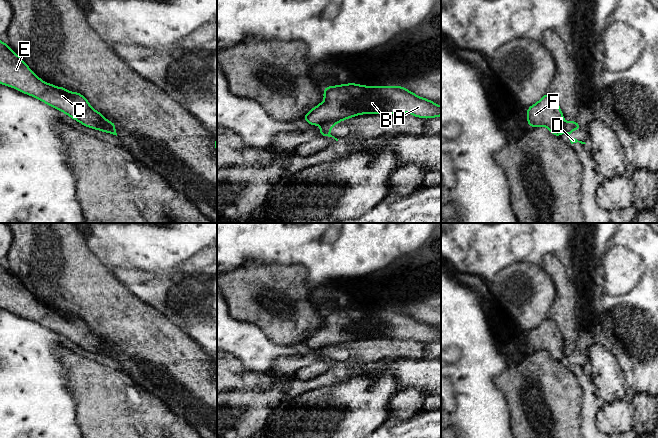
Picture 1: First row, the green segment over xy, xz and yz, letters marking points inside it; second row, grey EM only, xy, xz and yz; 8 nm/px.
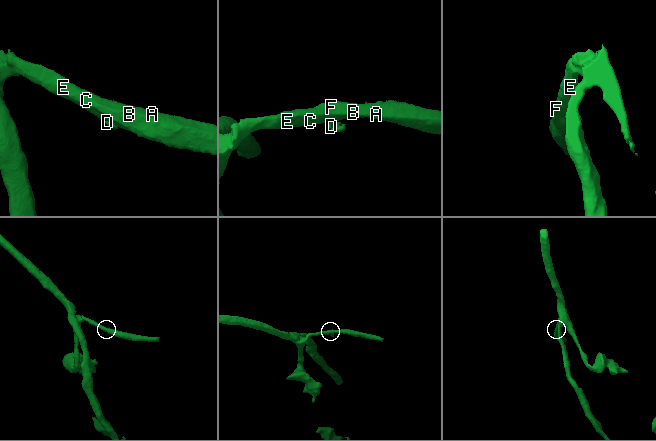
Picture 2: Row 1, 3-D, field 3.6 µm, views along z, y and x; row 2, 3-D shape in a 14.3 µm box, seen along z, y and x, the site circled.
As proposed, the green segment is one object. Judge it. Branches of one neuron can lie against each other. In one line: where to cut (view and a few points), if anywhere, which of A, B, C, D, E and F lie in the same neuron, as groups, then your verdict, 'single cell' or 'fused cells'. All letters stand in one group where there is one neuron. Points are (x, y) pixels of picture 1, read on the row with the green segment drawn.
cut in xz along (338, 121), (326, 121), (321, 125); A B C E F / D; fused cells

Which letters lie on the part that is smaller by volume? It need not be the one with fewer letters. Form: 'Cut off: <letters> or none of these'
Cut off: D

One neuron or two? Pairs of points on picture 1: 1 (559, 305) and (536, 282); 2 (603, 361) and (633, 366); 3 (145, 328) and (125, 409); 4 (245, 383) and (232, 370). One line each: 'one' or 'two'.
1: two
2: two
3: two
4: one

